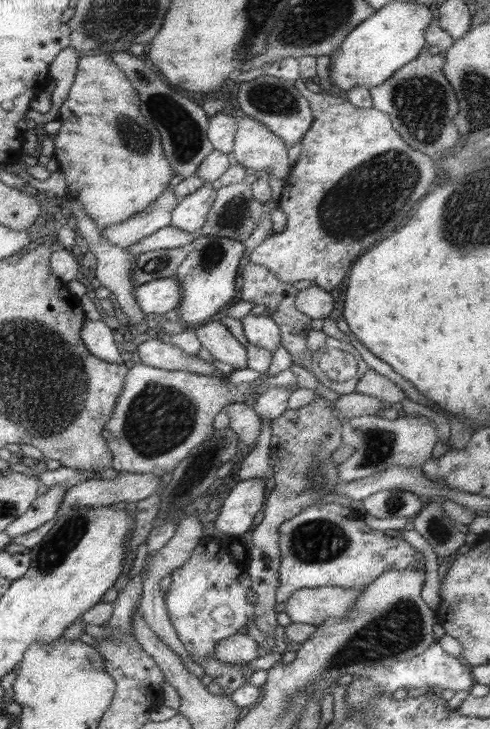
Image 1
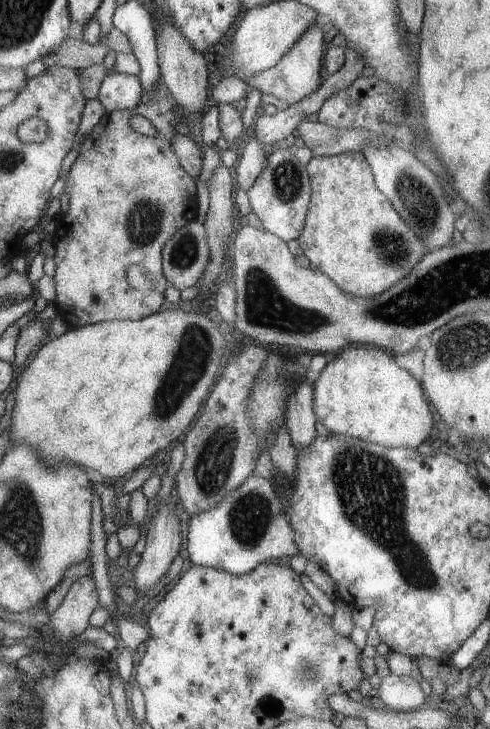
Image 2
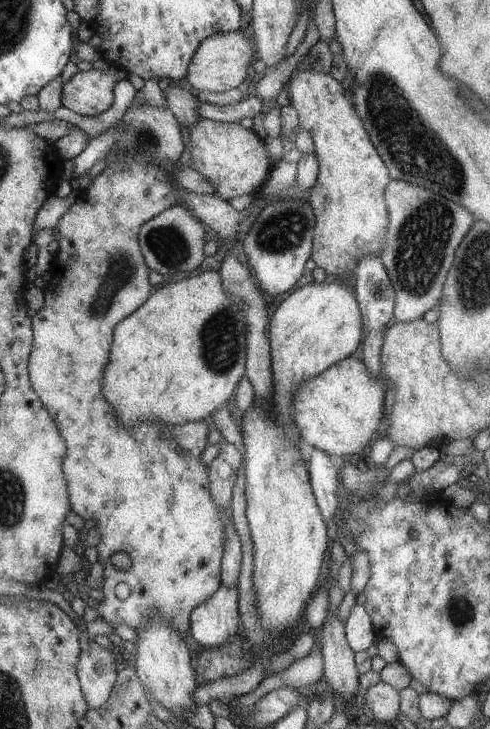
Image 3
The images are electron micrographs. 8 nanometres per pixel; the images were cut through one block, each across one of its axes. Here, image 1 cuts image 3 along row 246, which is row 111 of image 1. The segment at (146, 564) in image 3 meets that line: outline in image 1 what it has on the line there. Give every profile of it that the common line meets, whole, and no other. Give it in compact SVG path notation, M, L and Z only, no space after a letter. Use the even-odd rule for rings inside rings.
M81 54L74 76L73 85L58 111L61 126L52 140L52 158L57 162L57 170L64 174L67 196L77 200L87 218L91 218L96 228L101 230L104 226L121 224L137 212L143 212L167 189L167 183L175 174L165 160L157 130L140 116L137 91L113 64L110 55Z

